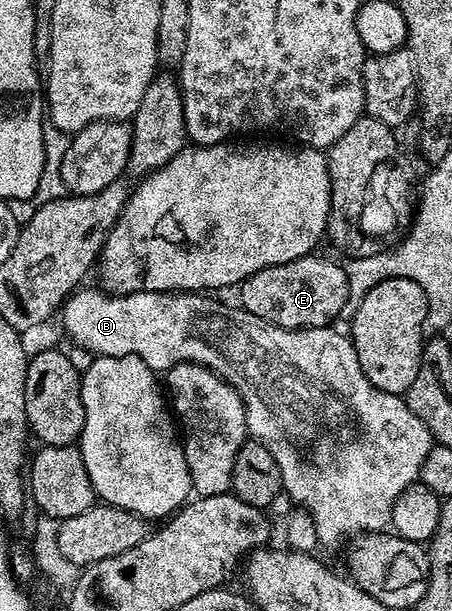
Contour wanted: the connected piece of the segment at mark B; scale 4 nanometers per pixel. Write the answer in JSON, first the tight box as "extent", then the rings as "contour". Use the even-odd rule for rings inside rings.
{"extent":[62,287,434,549],"contour":[[[81,287],[77,289],[76,292],[73,293],[72,296],[69,297],[62,306],[62,317],[64,313],[64,329],[69,333],[70,336],[72,336],[72,340],[70,341],[73,346],[80,346],[88,350],[89,353],[95,355],[96,357],[137,357],[138,359],[142,359],[142,363],[146,363],[154,371],[167,371],[174,368],[176,364],[190,363],[204,365],[206,368],[211,369],[213,373],[216,373],[217,376],[221,377],[224,381],[228,381],[229,384],[231,384],[233,388],[236,389],[238,395],[241,397],[242,403],[244,404],[245,423],[247,425],[247,432],[250,434],[251,440],[260,441],[262,443],[262,447],[266,447],[266,451],[270,451],[270,455],[274,455],[274,463],[278,463],[278,471],[280,472],[280,484],[282,486],[283,492],[286,494],[286,497],[288,493],[289,499],[292,501],[297,501],[295,504],[299,506],[301,510],[304,510],[309,514],[309,516],[312,517],[313,525],[317,528],[317,539],[323,548],[326,547],[328,549],[336,549],[340,544],[341,548],[345,542],[361,533],[379,533],[381,531],[387,530],[392,523],[392,508],[394,507],[394,499],[396,499],[398,495],[402,493],[402,491],[406,491],[406,487],[417,484],[422,463],[426,459],[428,452],[432,450],[434,438],[432,436],[432,432],[430,432],[428,429],[428,425],[426,423],[422,423],[422,419],[418,419],[418,415],[414,415],[414,411],[410,411],[407,400],[405,400],[403,396],[394,393],[387,393],[386,391],[378,391],[378,387],[374,387],[370,383],[370,379],[366,379],[366,375],[358,363],[358,355],[352,346],[351,336],[349,336],[347,332],[339,333],[339,331],[336,330],[336,327],[293,329],[291,327],[285,327],[282,325],[272,325],[266,319],[259,318],[258,315],[252,314],[246,309],[237,307],[236,305],[235,307],[232,305],[223,305],[222,302],[211,301],[211,299],[208,297],[211,296],[201,295],[196,291],[140,292],[113,296],[111,293],[105,292],[104,289],[100,287],[95,287],[95,289],[87,289],[87,287]]]}

